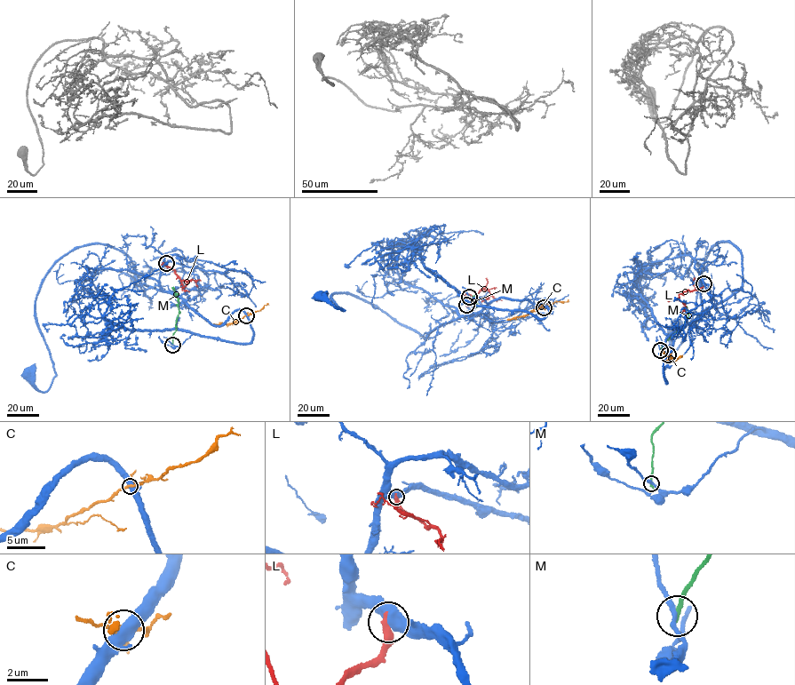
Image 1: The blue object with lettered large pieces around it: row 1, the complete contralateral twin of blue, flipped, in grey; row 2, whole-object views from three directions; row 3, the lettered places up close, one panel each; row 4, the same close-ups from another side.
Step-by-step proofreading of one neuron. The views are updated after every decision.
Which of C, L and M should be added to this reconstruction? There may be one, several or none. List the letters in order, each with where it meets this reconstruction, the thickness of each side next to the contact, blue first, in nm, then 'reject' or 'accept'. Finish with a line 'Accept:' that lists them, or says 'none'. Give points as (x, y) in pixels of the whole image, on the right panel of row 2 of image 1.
C: (668, 354) | 550/200 nm | accept
L: (703, 283) | 600/440 nm | reject
M: (660, 350) | 240/260 nm | reject
Accept: C

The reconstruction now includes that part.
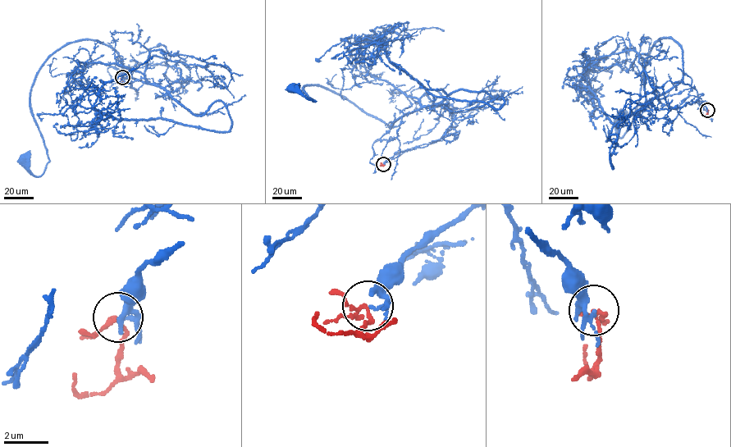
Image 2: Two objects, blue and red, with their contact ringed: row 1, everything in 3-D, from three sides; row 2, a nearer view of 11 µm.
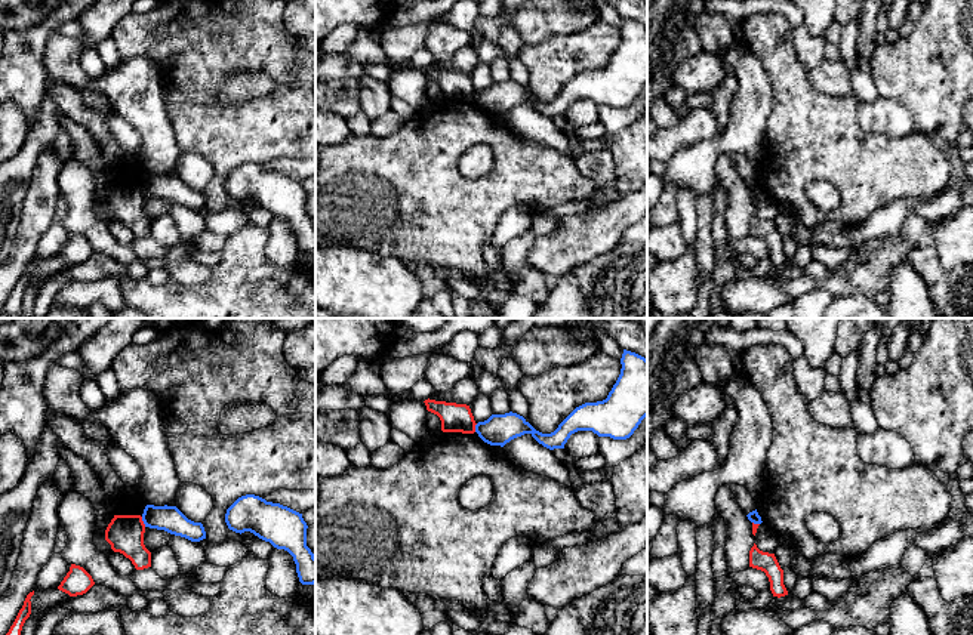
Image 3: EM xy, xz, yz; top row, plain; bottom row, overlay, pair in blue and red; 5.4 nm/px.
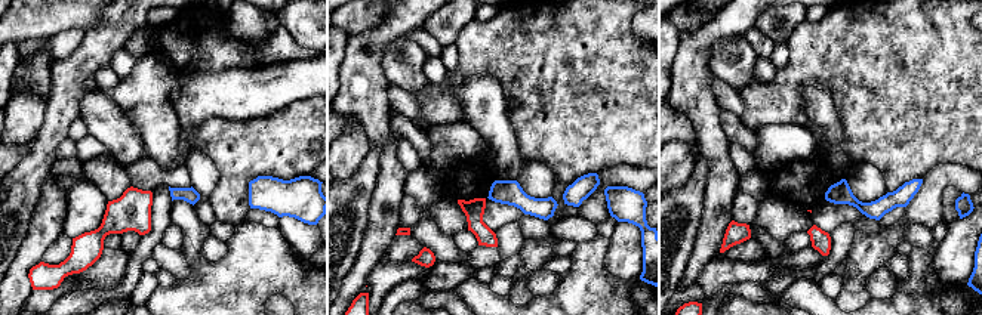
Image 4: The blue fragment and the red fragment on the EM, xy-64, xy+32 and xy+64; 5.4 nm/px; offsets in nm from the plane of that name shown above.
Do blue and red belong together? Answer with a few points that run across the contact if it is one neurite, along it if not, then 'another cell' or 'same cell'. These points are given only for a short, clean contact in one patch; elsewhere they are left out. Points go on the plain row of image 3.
xy (141, 185), (145, 194) | another cell

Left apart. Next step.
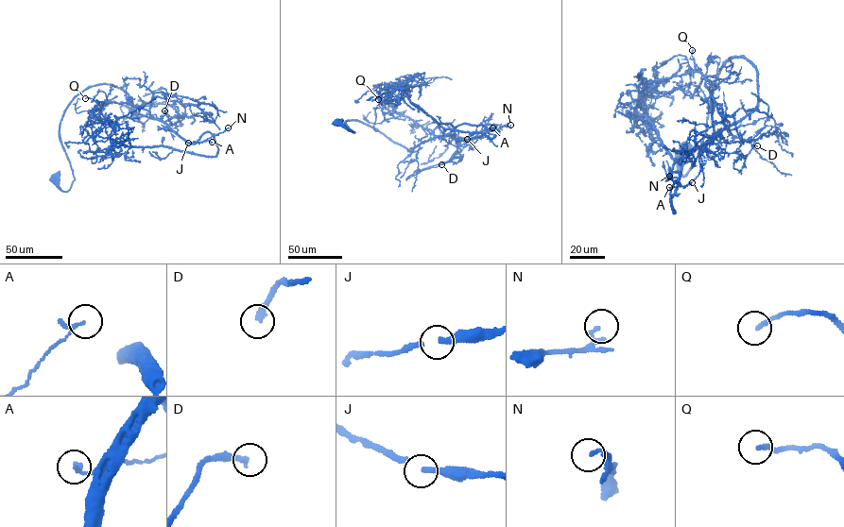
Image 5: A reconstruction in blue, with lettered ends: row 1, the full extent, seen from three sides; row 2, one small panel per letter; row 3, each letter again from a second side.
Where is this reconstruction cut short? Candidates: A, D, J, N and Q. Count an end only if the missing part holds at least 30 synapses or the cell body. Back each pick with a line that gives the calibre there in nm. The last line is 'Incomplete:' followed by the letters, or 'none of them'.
D: calibre 260 nm
Q: calibre 200 nm
Incomplete: D, Q

